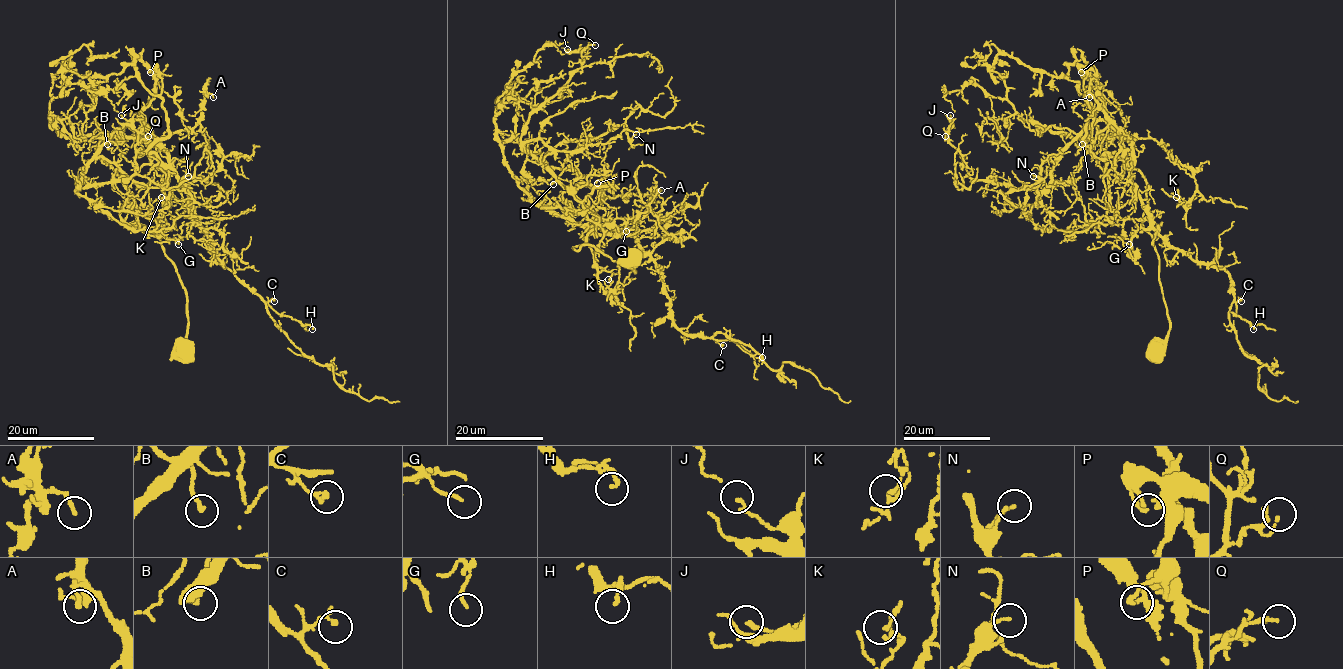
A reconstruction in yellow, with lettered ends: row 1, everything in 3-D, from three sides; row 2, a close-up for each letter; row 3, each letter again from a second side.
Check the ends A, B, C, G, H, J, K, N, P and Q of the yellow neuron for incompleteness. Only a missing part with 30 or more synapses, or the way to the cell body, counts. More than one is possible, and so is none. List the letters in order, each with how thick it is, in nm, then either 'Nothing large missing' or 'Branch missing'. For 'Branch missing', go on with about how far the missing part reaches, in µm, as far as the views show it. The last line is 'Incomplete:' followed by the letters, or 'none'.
A: Thickness 170 nm. Nothing large missing
B: Thickness 200 nm. Nothing large missing
C: Thickness 200 nm. Nothing large missing
G: Thickness 140 nm. Nothing large missing
H: Thickness 170 nm. Nothing large missing
J: Thickness 110 nm. Nothing large missing
K: Thickness 120 nm. Nothing large missing
N: Thickness 120 nm. Nothing large missing
P: Thickness 180 nm. Nothing large missing
Q: Thickness 120 nm. Nothing large missing
Incomplete: none

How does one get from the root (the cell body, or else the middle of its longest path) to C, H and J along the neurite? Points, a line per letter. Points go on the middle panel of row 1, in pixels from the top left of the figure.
C: (635, 258), (636, 272), (590, 244), (573, 248), (602, 225), (630, 234), (660, 271), (672, 322), (723, 345)
H: (635, 258), (636, 272), (590, 244), (573, 248), (602, 225), (630, 234), (659, 269), (679, 328), (762, 357)
J: (635, 258), (636, 272), (573, 248), (615, 231), (521, 143), (581, 65), (585, 47), (567, 49)

